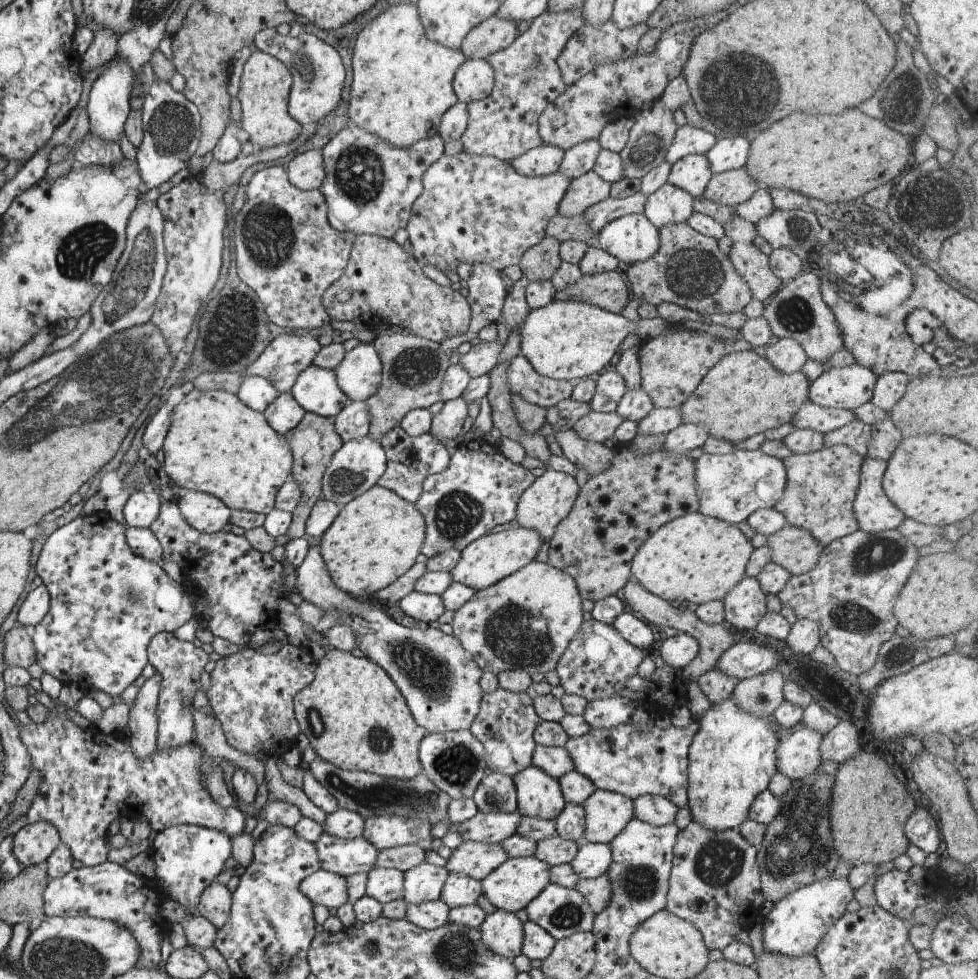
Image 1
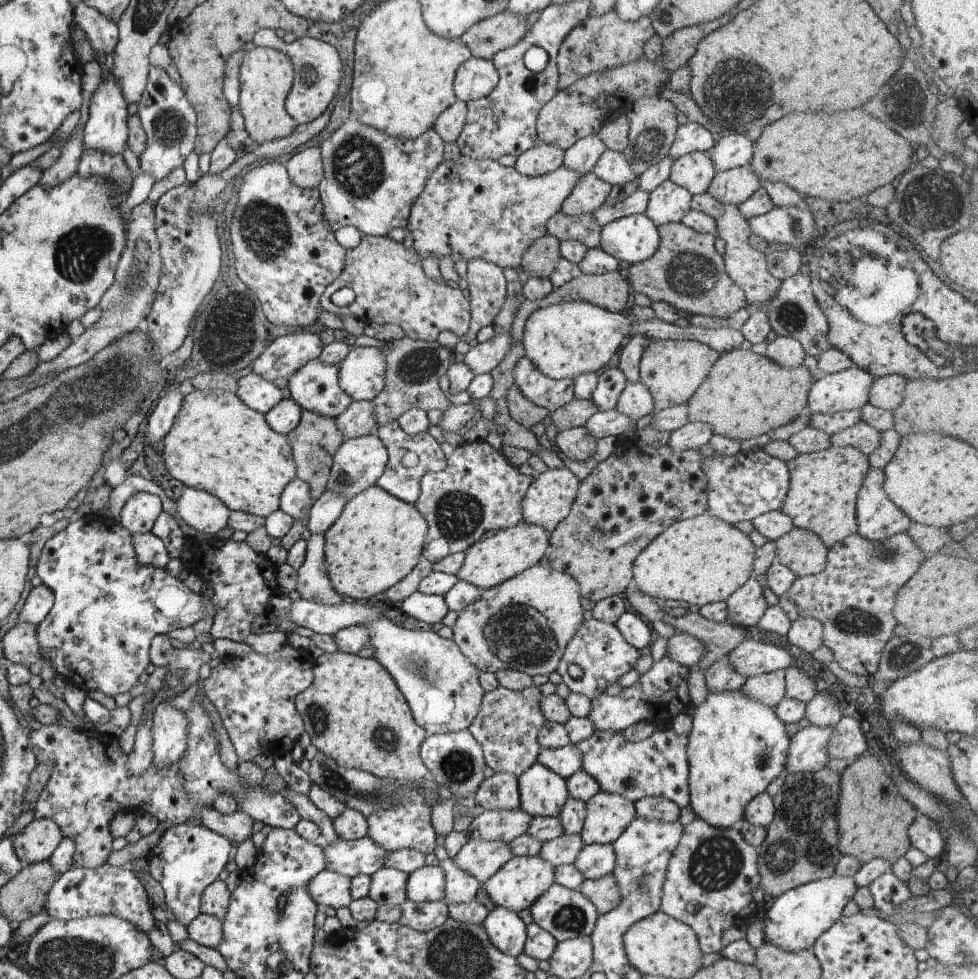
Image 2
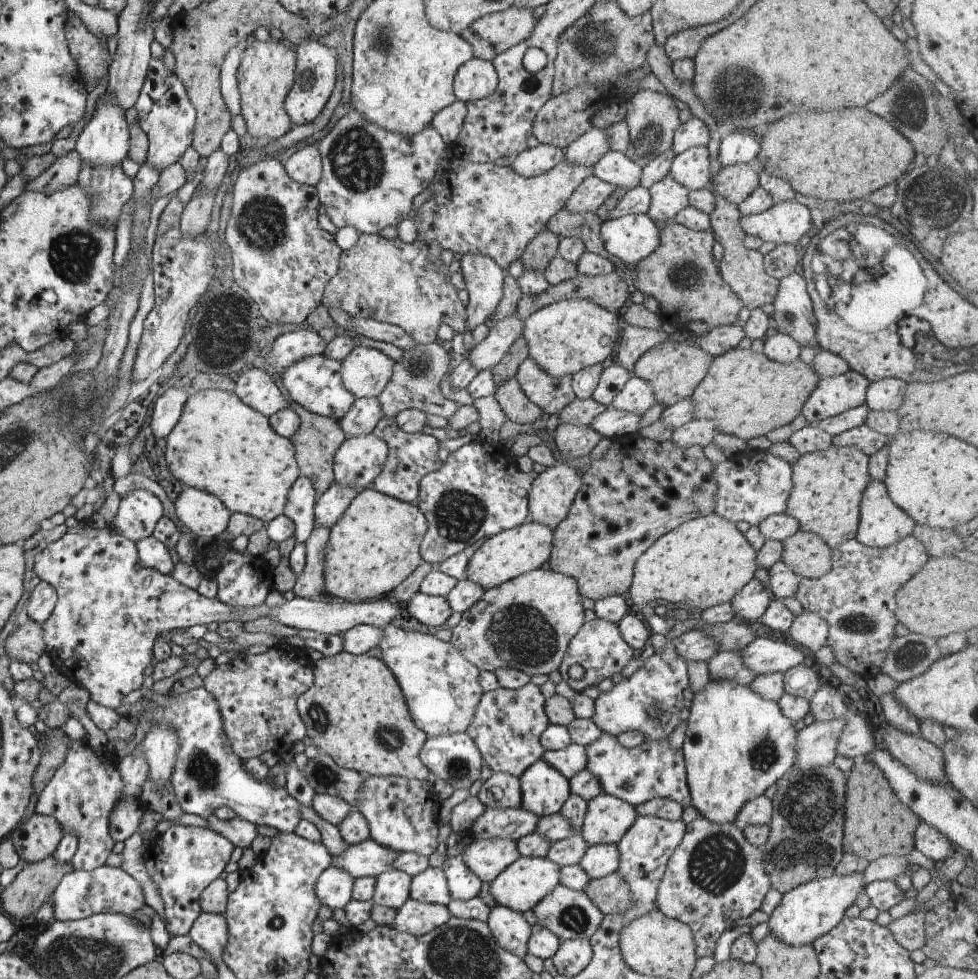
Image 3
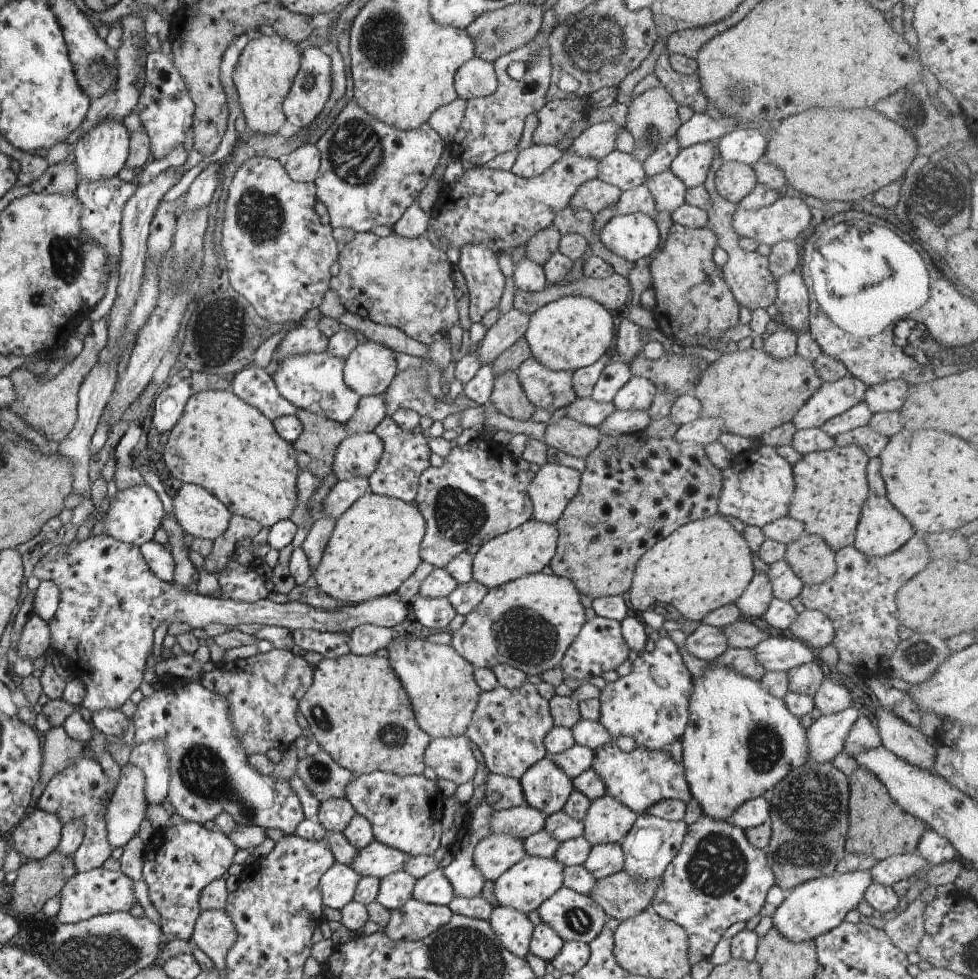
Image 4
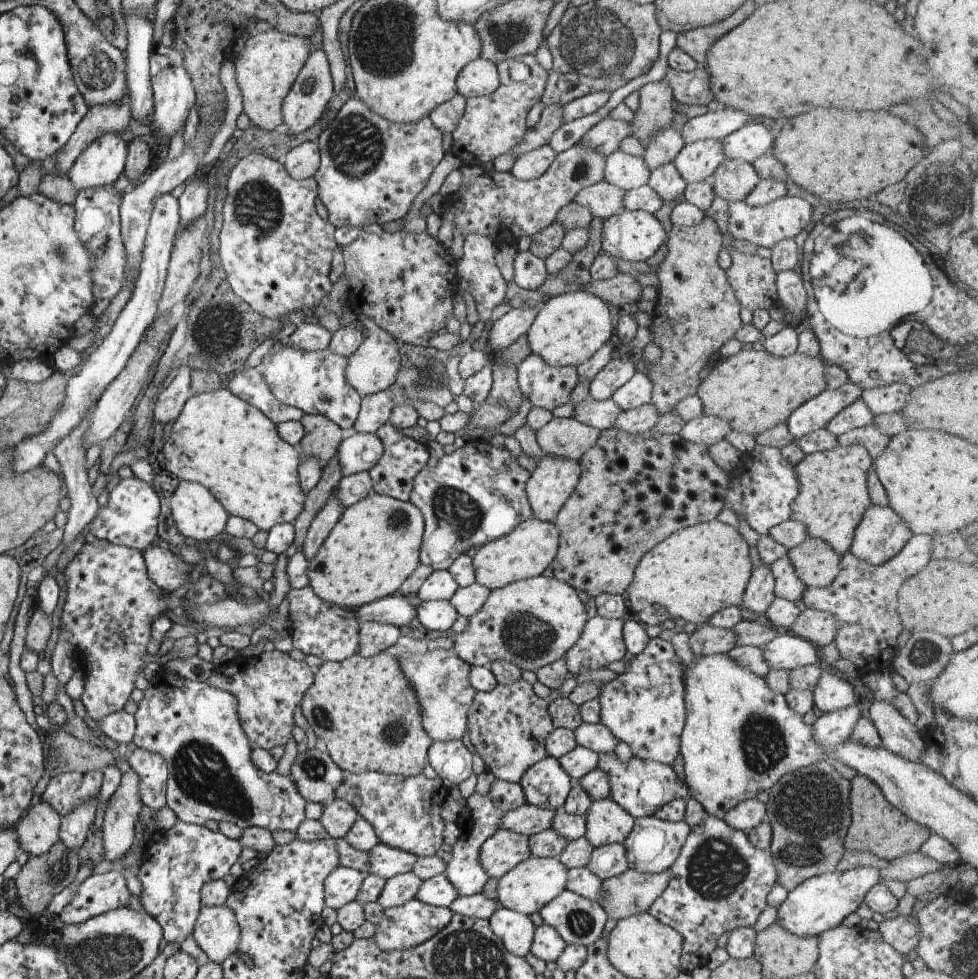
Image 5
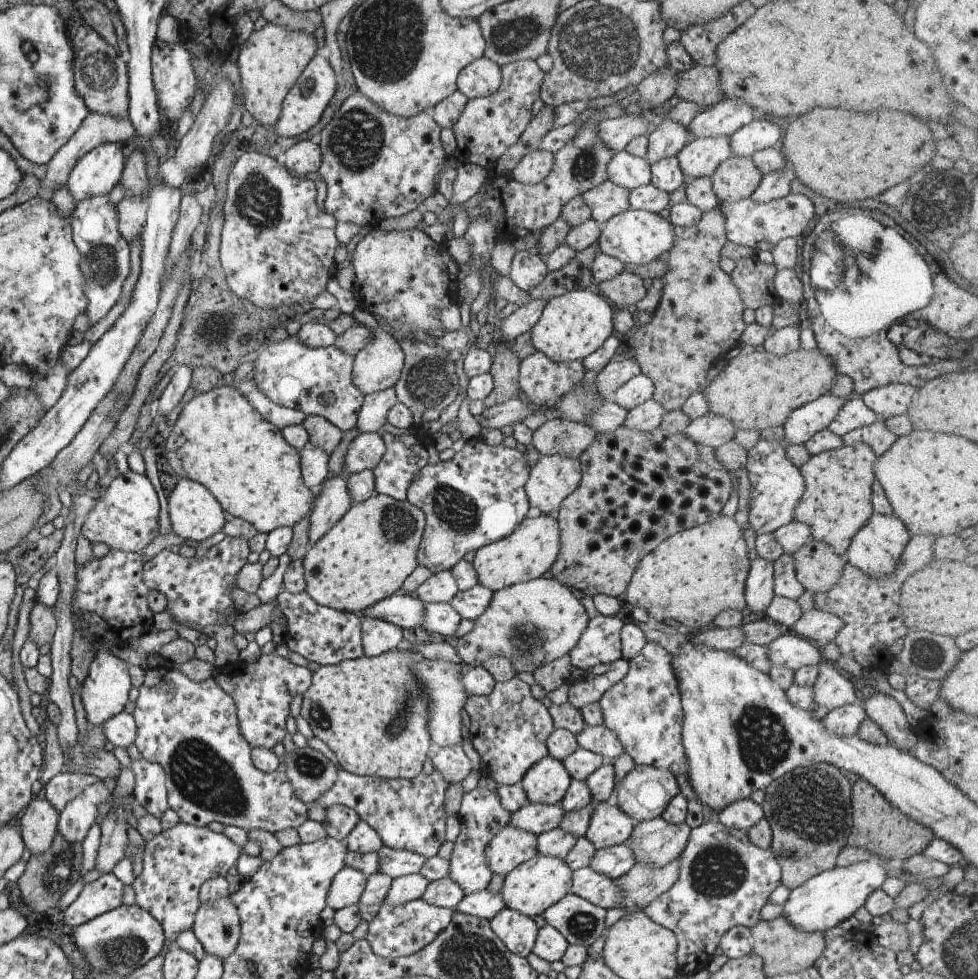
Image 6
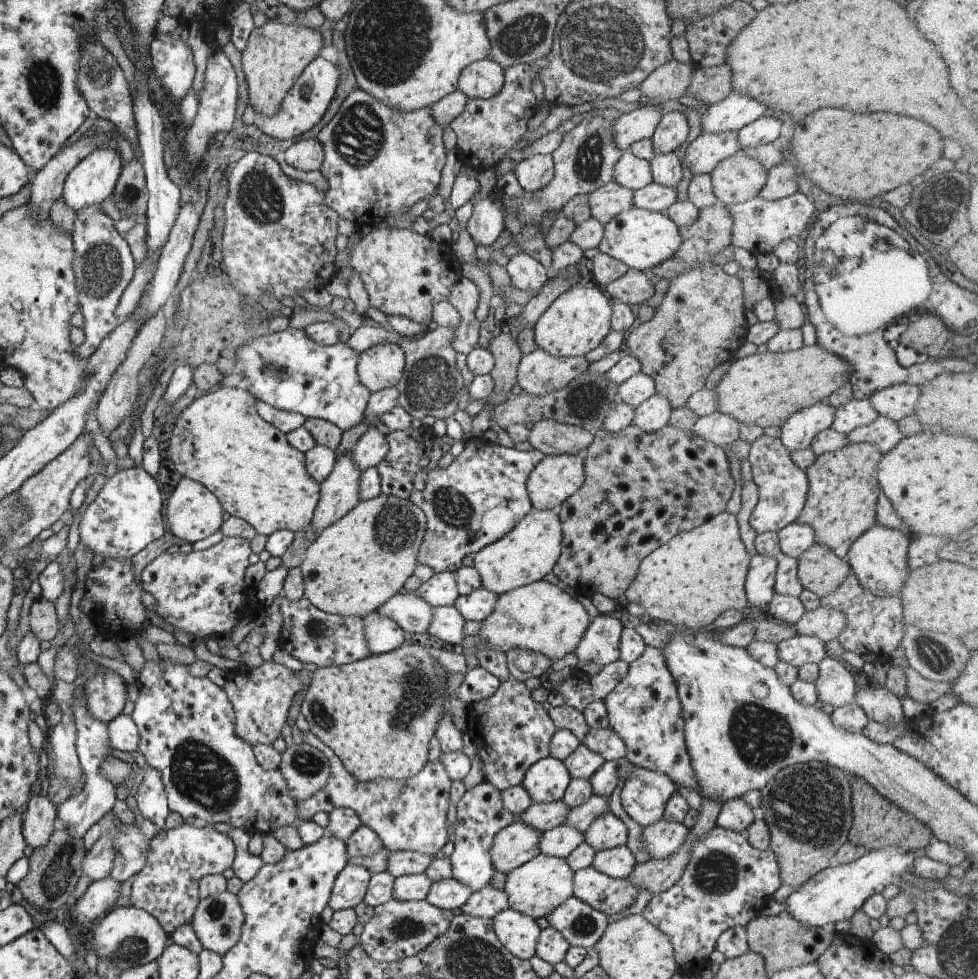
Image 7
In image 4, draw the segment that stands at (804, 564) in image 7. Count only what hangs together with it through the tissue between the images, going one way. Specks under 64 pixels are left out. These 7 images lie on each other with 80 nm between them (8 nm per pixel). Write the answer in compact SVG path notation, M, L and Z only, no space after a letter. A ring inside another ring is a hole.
M806 532L787 545L784 559L808 586L828 580L837 569L835 552L826 541Z

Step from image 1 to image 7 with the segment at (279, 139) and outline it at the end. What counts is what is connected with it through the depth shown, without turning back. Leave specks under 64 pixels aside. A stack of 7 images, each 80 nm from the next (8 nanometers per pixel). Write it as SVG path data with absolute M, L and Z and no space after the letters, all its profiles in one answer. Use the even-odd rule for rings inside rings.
M270 20L265 26L256 27L242 52L242 68L248 83L249 104L257 114L274 116L294 82L318 56L323 47L323 36L319 29L300 24L284 24Z

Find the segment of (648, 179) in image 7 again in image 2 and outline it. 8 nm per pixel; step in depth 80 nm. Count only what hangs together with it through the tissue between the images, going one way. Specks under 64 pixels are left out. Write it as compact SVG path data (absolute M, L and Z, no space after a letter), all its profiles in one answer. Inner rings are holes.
M606 149L595 162L593 171L600 180L611 185L626 184L638 178L631 169L626 157L619 152Z

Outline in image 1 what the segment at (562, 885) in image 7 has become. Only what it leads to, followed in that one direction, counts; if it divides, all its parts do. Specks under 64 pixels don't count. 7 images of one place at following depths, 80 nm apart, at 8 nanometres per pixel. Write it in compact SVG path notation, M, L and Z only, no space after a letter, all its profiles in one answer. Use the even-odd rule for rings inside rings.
M516 857L506 859L497 869L490 871L479 883L481 892L497 908L509 913L526 908L550 883L550 869L536 857Z

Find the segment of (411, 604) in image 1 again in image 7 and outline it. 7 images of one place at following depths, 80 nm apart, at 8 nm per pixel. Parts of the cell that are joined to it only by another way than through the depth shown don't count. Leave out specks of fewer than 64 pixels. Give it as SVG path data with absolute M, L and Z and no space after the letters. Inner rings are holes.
M454 606L434 607L434 618L430 622L428 634L444 641L451 649L460 645L465 638L465 623L466 620Z

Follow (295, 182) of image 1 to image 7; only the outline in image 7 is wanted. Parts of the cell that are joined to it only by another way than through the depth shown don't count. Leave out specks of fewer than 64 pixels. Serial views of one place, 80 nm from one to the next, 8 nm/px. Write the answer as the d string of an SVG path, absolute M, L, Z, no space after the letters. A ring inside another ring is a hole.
M316 138L300 140L284 152L284 160L304 172L320 170L324 162L324 148Z

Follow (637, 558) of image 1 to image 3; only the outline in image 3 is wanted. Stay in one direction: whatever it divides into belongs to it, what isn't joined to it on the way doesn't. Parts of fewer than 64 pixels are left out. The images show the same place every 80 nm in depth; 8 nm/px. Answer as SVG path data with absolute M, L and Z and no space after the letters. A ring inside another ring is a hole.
M716 513L690 519L661 536L638 558L633 568L630 596L638 606L651 603L664 610L679 606L689 611L693 611L693 608L703 611L717 604L732 601L733 596L754 579L757 568L756 553L744 533L733 522L719 517Z

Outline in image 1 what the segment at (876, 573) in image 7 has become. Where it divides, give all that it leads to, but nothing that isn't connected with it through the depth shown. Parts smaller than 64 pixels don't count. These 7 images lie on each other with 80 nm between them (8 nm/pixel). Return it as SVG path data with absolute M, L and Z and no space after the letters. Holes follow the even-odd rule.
M864 456L860 484L853 504L853 511L860 530L881 533L897 529L906 519L905 514L888 498L883 489L883 474L887 461Z

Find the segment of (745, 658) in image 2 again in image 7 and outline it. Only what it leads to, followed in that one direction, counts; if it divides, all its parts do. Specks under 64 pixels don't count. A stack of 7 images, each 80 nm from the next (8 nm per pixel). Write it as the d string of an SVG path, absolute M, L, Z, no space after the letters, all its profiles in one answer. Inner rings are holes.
M796 634L777 644L780 661L800 669L804 664L819 663L827 656L825 643L818 636Z

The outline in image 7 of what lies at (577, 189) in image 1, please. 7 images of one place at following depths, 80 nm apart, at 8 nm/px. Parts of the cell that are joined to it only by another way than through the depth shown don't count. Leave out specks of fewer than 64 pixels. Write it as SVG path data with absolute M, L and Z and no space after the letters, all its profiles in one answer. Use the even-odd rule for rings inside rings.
M611 181L589 193L588 202L590 202L591 217L606 225L618 214L634 207L634 191Z

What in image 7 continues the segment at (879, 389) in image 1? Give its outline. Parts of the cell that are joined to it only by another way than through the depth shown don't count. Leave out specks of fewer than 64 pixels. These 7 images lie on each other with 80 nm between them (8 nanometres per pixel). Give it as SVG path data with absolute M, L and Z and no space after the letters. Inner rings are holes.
M900 383L874 392L867 400L878 414L898 422L915 414L920 392L918 385Z

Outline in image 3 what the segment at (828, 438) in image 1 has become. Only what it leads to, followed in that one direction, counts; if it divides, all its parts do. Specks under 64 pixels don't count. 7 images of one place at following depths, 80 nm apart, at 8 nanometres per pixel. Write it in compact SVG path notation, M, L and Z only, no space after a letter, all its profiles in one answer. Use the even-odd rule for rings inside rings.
M865 422L833 436L833 444L839 447L858 447L868 456L876 454L890 438L872 430Z

